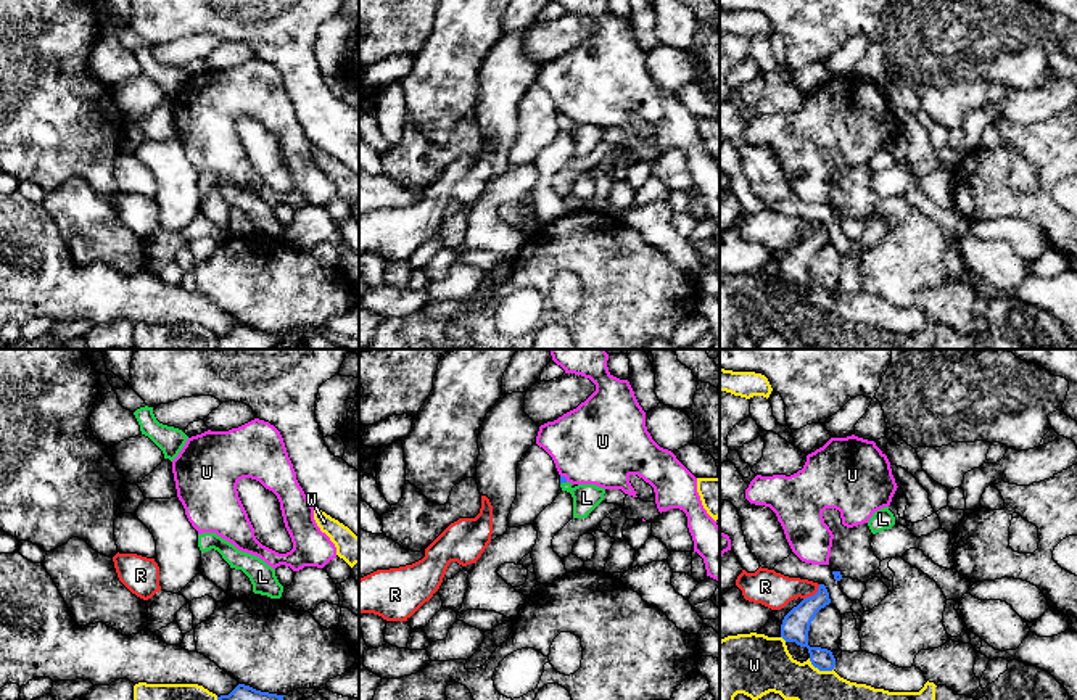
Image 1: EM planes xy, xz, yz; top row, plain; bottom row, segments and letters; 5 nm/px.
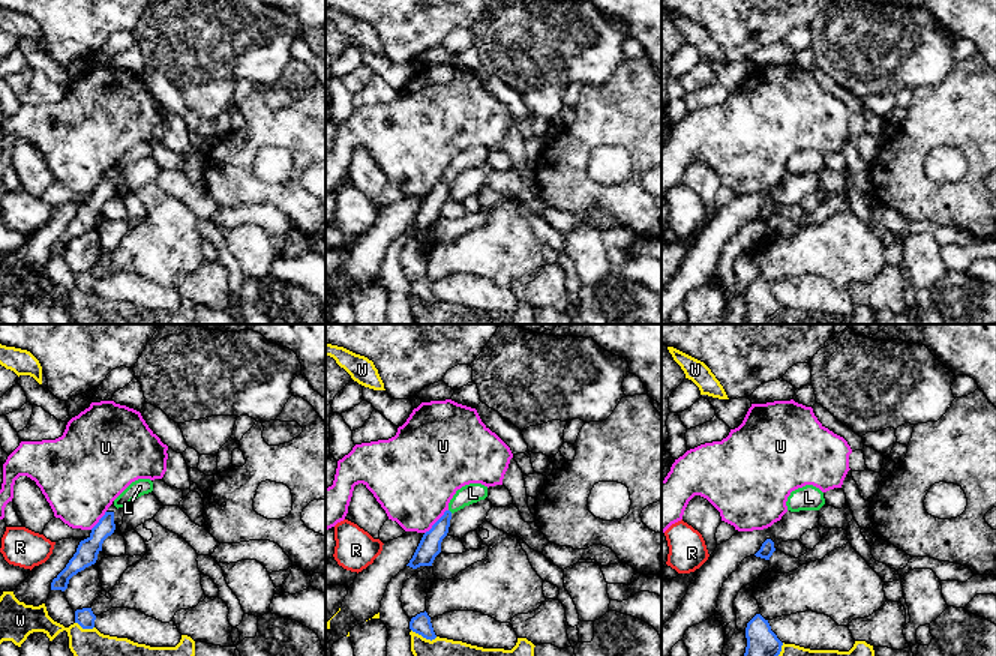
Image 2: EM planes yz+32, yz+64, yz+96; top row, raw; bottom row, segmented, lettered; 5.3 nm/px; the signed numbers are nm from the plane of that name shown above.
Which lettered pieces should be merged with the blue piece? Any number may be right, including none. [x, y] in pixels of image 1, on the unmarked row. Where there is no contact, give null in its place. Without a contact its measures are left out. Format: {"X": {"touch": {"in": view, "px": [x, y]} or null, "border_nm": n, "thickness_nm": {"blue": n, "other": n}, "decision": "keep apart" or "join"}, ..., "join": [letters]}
{"L": {"touch": {"in": "xz", "px": [564, 121]}, "border_nm": 40, "thickness_nm": {"blue": 30, "other": 140}, "decision": "join"}, "R": {"touch": {"in": "yz", "px": [815, 234]}, "border_nm": 120, "thickness_nm": {"blue": 140, "other": 180}, "decision": "keep apart"}, "U": {"touch": {"in": "xz", "px": [564, 116]}, "border_nm": 50, "thickness_nm": {"blue": 30, "other": 420}, "decision": "keep apart"}, "W": {"touch": {"in": "yz", "px": [820, 309]}, "border_nm": 140, "thickness_nm": {"blue": 140, "other": 300}, "decision": "keep apart"}, "join": ["L"]}

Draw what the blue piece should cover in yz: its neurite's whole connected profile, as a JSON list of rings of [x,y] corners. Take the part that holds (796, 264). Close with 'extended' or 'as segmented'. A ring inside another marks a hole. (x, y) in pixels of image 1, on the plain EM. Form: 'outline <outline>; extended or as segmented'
outline [[[819,224],[818,232],[803,238],[794,246],[782,259],[781,277],[786,282],[795,282],[800,286],[807,286],[810,301],[819,311],[832,311],[836,298],[831,290],[808,285],[810,264],[816,253],[831,243],[829,232],[824,224]]]; as segmented

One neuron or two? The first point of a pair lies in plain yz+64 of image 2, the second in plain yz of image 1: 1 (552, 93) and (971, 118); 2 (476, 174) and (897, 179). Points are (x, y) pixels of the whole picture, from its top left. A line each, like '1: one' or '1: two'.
1: two
2: one

